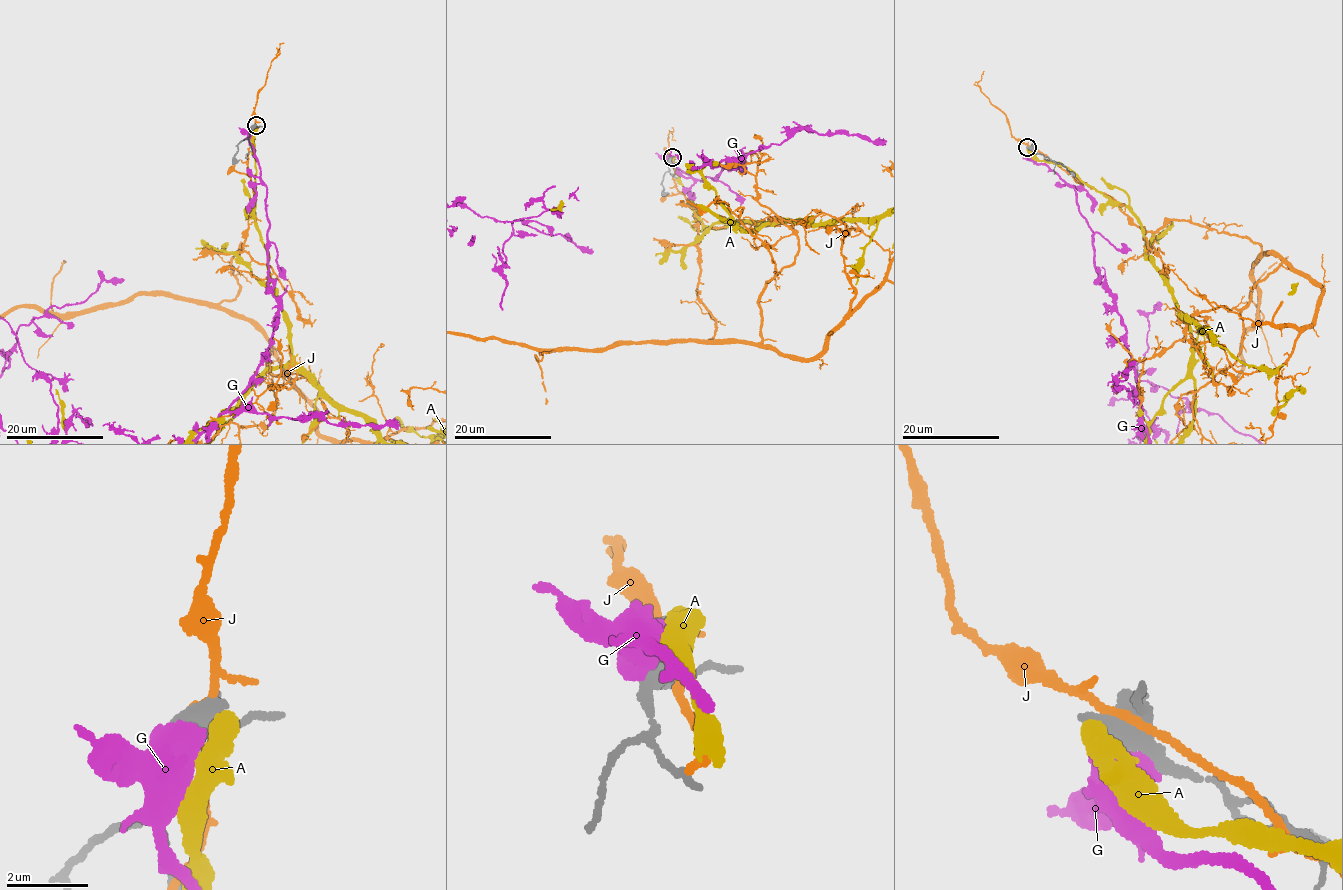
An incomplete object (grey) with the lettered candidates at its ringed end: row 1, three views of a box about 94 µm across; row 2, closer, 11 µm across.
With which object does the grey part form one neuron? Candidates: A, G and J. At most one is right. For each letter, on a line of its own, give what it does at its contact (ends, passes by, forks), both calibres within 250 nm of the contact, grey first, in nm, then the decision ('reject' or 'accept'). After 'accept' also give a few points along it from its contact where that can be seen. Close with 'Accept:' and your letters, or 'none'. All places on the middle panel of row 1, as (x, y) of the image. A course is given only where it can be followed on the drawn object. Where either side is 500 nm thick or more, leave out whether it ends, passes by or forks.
A: calibres 500 and 500 nm; reject
G: calibres 440 and 800 nm; reject
J: calibres 600 and 190 nm; reject
Accept: none

